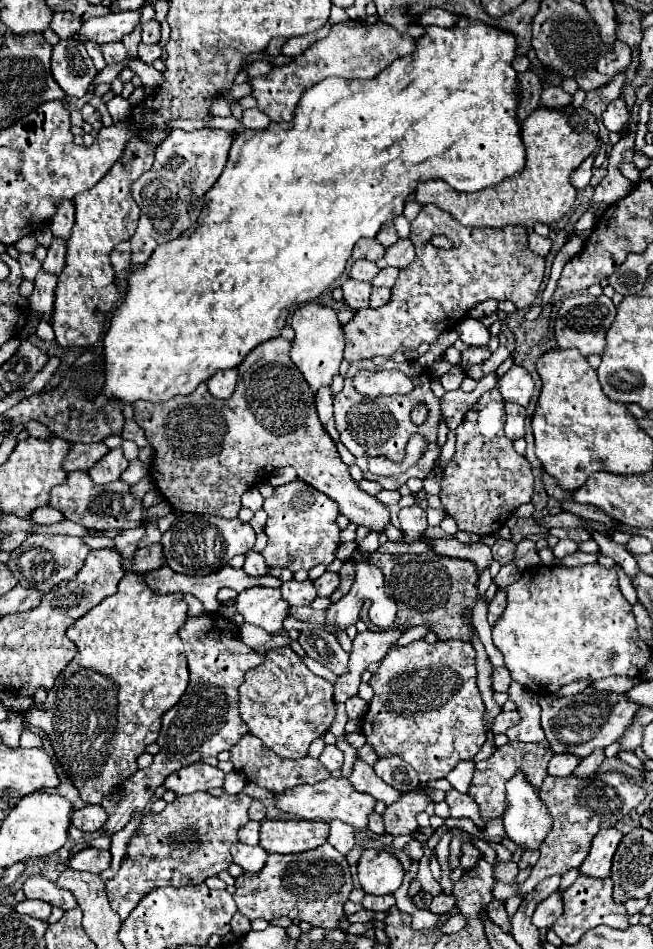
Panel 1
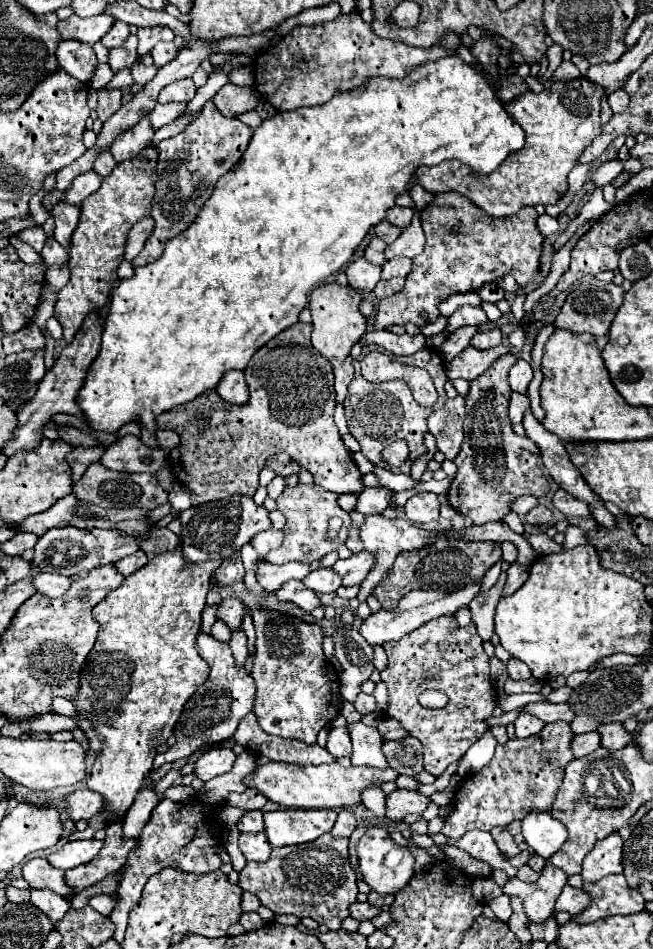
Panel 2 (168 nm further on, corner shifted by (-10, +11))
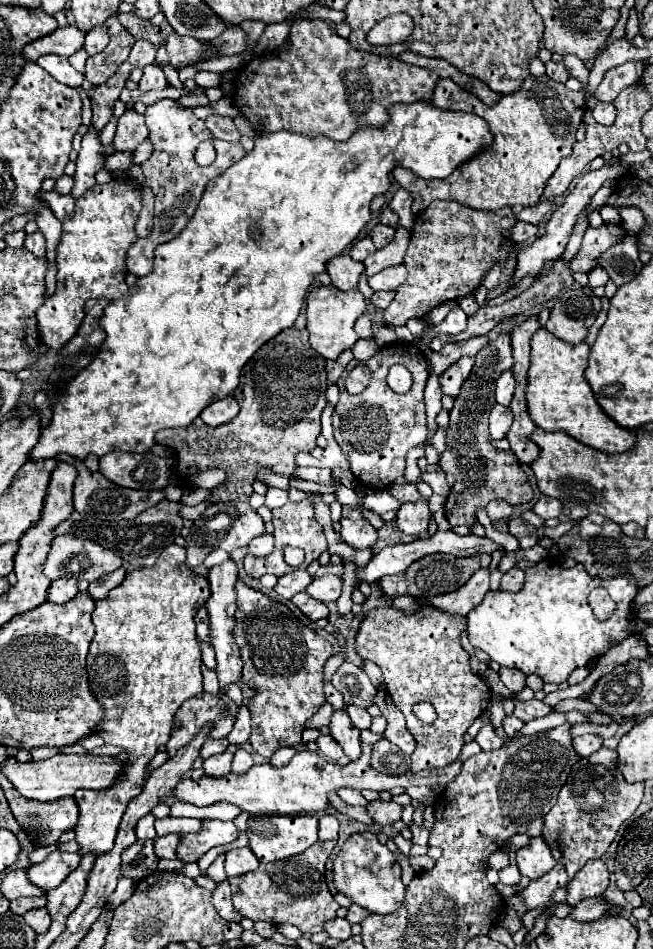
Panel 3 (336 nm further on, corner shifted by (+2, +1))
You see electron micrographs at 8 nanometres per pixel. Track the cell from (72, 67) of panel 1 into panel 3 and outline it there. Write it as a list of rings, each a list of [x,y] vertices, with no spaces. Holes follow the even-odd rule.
[[[47,54],[47,56],[41,56],[41,58],[37,60],[37,64],[39,64],[45,72],[49,72],[57,82],[61,82],[61,84],[79,88],[79,86],[83,84],[83,80],[85,80],[83,74],[77,72],[77,70],[69,64],[67,58],[59,58],[59,56],[55,56],[55,54]]]

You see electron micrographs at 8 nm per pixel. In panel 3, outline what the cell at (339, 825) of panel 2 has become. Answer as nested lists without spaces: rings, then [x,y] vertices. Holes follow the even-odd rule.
[[[321,816],[319,818],[319,840],[337,840],[339,822],[335,816]]]

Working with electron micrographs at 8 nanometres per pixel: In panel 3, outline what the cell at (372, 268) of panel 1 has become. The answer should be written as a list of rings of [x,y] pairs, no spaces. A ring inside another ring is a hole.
[[[367,236],[367,238],[361,238],[361,240],[357,240],[357,242],[353,244],[353,248],[351,248],[351,258],[357,260],[357,262],[365,262],[365,258],[371,256],[371,252],[375,252],[375,250],[377,250],[377,248],[373,246],[371,238]]]

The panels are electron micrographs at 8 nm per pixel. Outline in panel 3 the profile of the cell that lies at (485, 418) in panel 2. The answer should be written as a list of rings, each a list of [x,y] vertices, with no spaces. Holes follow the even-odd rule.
[[[503,334],[475,356],[471,376],[463,382],[463,388],[455,398],[455,406],[449,412],[451,422],[447,428],[447,450],[441,454],[439,466],[445,474],[455,476],[455,484],[445,500],[445,516],[451,526],[463,524],[473,530],[477,510],[485,508],[491,500],[505,500],[513,506],[533,500],[533,488],[517,456],[511,450],[495,448],[491,444],[491,436],[487,436],[487,412],[495,406],[495,380],[511,366],[511,336]]]

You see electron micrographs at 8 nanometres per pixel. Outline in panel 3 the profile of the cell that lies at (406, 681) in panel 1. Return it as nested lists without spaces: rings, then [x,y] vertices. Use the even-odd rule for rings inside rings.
[[[381,606],[373,608],[361,622],[355,648],[363,660],[371,660],[383,670],[385,690],[407,720],[407,730],[417,742],[411,754],[413,772],[455,762],[465,744],[463,734],[491,702],[489,686],[471,670],[469,654],[461,646],[459,634],[463,628],[463,616],[451,616],[437,608],[423,608],[415,616],[403,616],[391,606]],[[423,700],[435,706],[437,720],[433,724],[419,722],[411,712],[411,706]]]

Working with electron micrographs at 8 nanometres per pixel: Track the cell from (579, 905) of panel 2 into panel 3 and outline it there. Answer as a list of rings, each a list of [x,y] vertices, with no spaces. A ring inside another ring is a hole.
[[[585,898],[577,906],[571,908],[569,916],[579,922],[579,920],[597,920],[597,918],[603,918],[605,912],[607,912],[607,902],[603,898]]]

